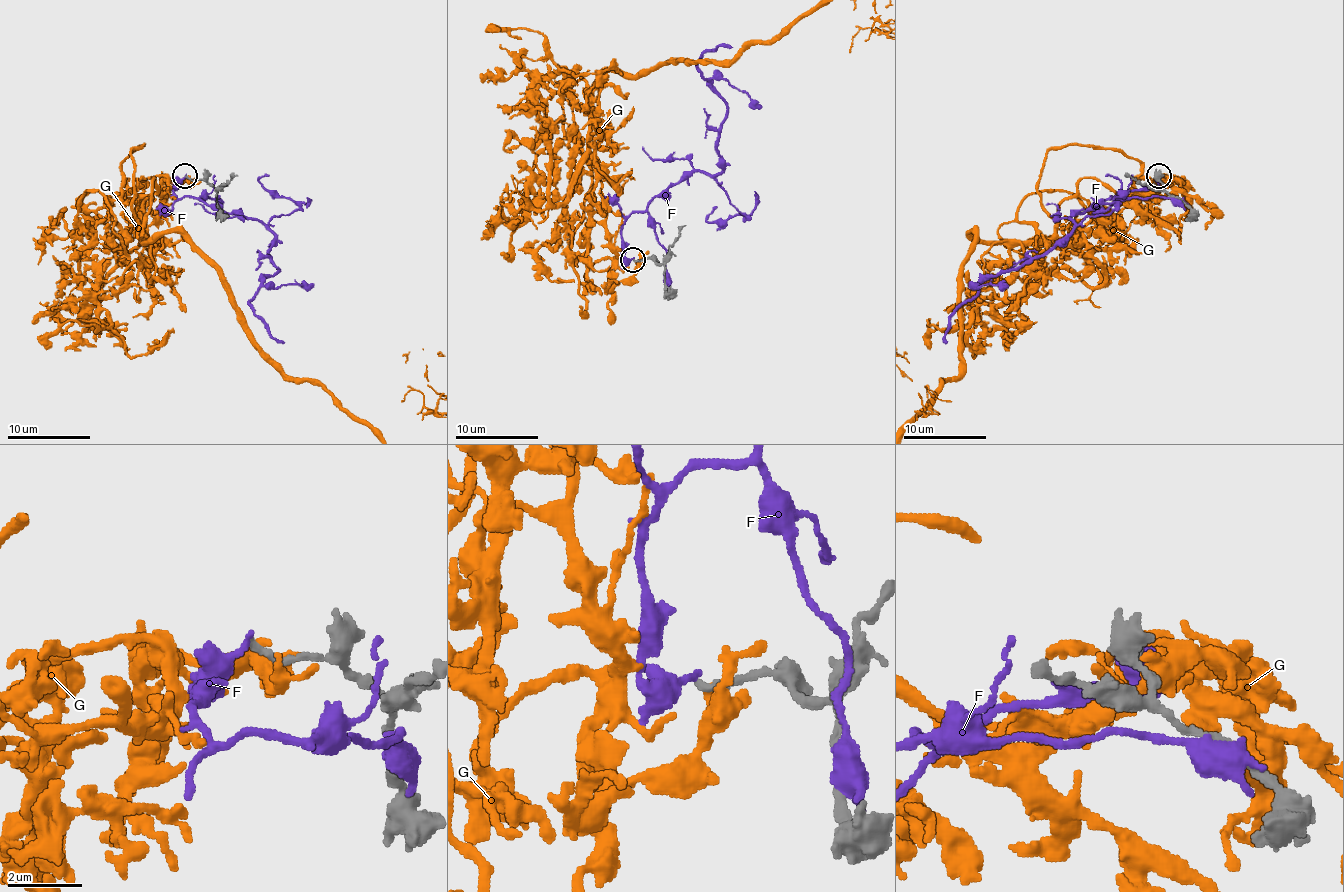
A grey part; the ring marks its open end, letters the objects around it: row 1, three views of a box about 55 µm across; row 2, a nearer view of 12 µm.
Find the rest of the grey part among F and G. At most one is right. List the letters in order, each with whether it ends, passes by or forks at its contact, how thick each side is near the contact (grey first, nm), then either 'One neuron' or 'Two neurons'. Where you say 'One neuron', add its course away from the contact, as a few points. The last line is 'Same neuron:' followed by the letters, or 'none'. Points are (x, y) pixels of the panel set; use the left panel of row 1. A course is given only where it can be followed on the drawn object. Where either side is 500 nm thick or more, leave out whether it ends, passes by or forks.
F: It ends there. Thickness 200 nm (grey) against 280 nm. Two neurons
G: It ends there. Thickness 240 nm (grey) against 190 nm. Two neurons
Same neuron: none

